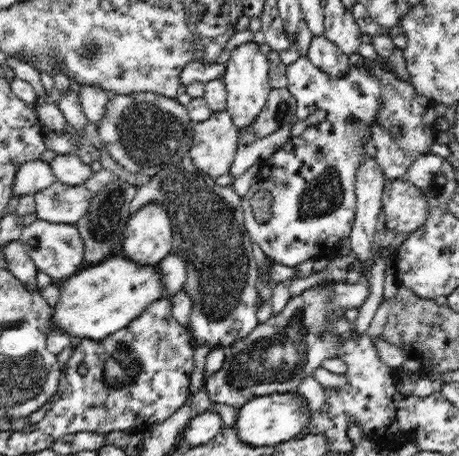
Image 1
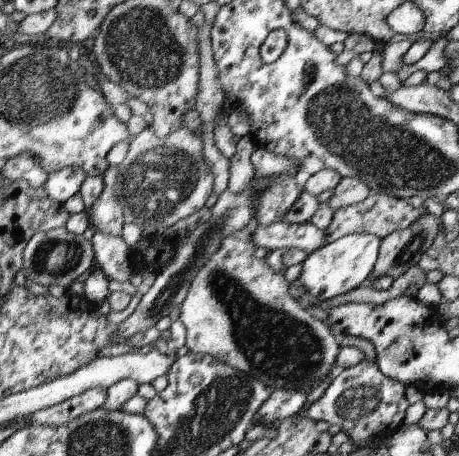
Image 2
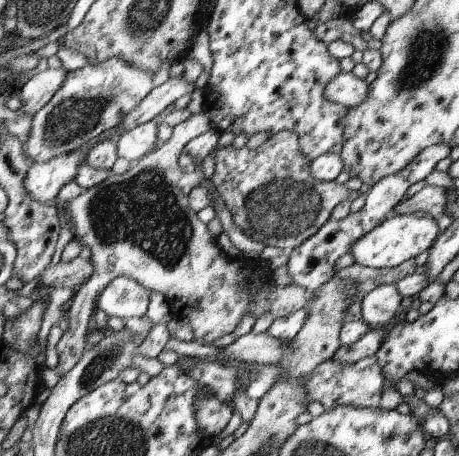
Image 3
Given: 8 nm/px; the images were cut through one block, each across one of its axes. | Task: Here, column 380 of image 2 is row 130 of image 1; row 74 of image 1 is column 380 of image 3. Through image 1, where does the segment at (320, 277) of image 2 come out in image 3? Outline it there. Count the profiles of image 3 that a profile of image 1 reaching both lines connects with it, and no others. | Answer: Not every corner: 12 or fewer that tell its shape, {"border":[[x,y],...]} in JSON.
{"border":[[387,216],[355,240],[355,264],[389,270],[429,250],[433,218]]}

